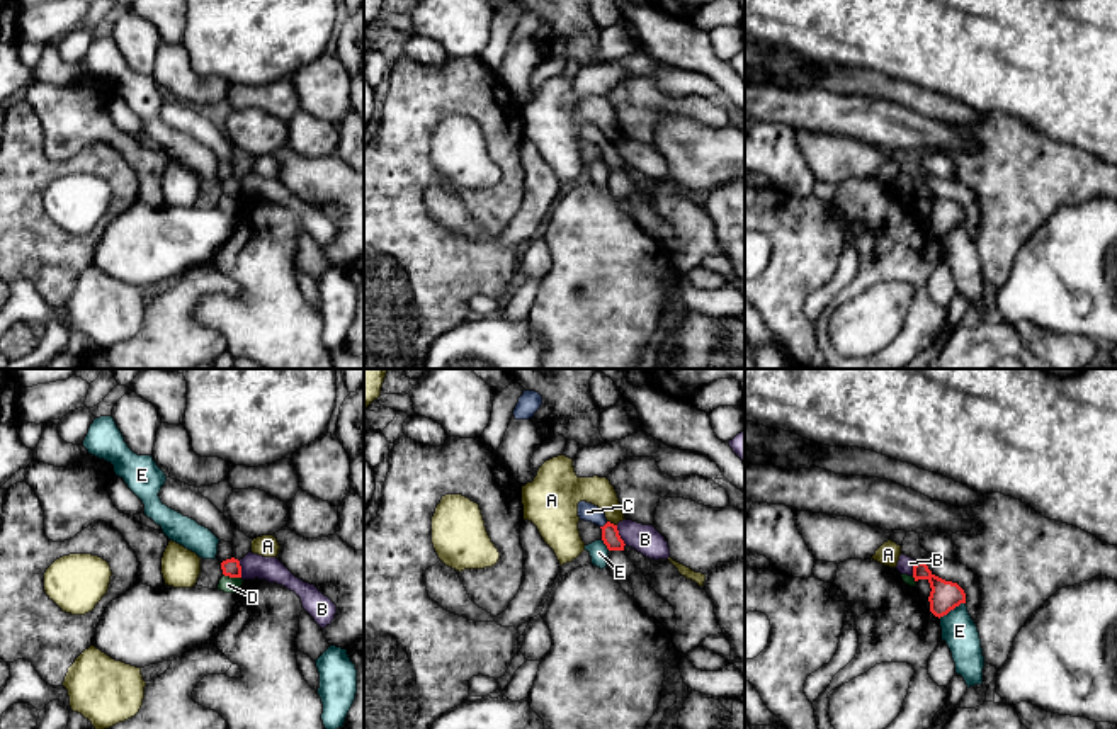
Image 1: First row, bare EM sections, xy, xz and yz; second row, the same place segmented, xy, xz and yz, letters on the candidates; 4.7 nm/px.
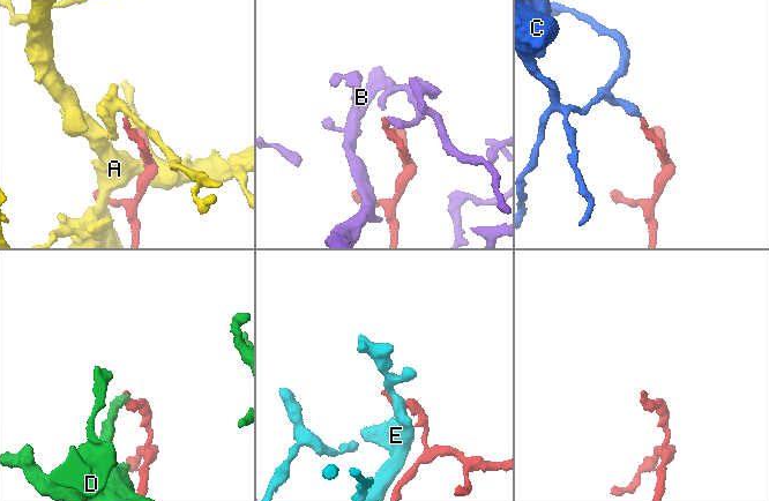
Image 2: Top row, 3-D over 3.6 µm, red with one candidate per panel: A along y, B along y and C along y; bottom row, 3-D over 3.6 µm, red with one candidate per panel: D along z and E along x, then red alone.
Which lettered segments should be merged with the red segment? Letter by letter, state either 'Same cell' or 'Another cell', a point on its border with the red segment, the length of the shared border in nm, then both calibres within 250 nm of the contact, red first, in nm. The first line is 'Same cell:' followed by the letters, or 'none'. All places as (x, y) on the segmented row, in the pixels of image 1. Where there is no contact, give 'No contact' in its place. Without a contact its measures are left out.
Same cell: C
A: Another cell. Touches red at xz (612, 524). Shared border 50 nm. Thickness 90 nm (red) against 180 nm
B: Another cell. Touches red at xz (619, 536). Shared border 110 nm. Thickness 90 nm (red) against 140 nm
C: Same cell. Touches red at xz (606, 524). Shared border 50 nm. Thickness 90 nm (red) against 90 nm
D: Another cell. Touches red at xy (232, 576). Shared border 90 nm. Thickness 90 nm (red) against 80 nm
E: Another cell. Touches red at yz (951, 609). Shared border 150 nm. Thickness 140 nm (red) against 160 nm

